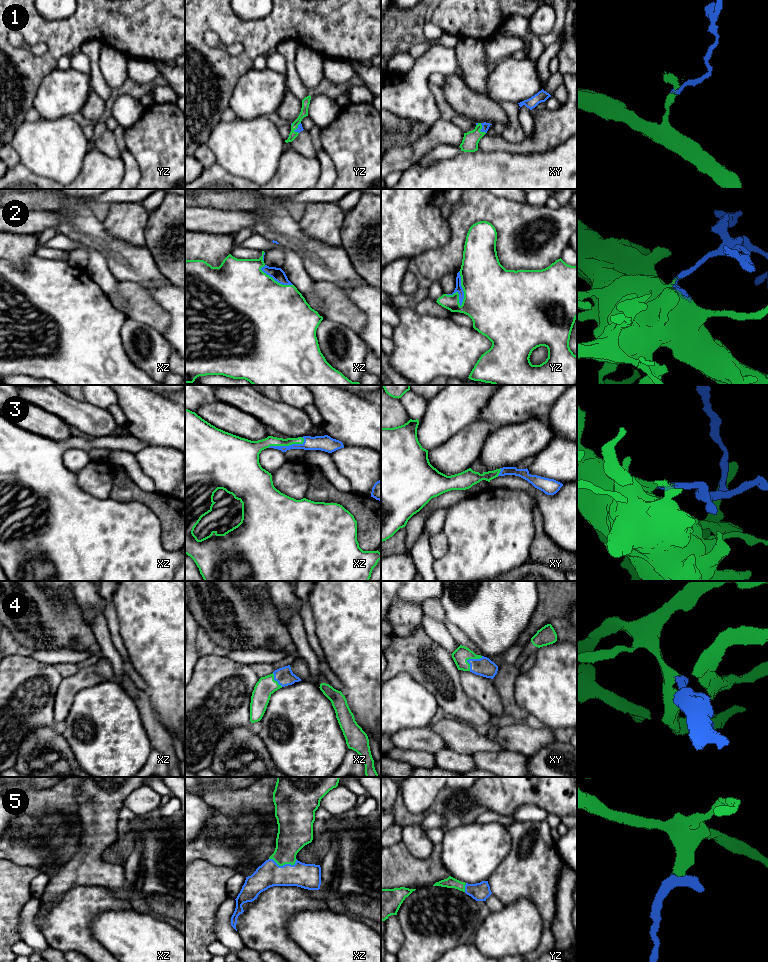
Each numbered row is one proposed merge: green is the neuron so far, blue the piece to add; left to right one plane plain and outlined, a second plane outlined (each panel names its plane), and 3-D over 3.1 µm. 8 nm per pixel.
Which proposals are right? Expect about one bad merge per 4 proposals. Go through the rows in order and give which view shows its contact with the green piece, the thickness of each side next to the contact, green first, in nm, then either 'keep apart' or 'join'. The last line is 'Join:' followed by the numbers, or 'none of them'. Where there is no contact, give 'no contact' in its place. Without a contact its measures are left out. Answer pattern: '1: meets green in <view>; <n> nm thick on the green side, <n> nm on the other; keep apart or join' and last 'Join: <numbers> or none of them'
1: meets green in xy; 130 nm thick on the green side, 60 nm on the other; join
2: meets green in yz; 480 nm thick on the green side, 60 nm on the other; join
3: meets green in xz; 100 nm thick on the green side, 110 nm on the other; join
4: meets green in xy; 130 nm thick on the green side, 150 nm on the other; join
5: meets green in xz; 240 nm thick on the green side, 200 nm on the other; join
Join: 1, 2, 3, 4, 5

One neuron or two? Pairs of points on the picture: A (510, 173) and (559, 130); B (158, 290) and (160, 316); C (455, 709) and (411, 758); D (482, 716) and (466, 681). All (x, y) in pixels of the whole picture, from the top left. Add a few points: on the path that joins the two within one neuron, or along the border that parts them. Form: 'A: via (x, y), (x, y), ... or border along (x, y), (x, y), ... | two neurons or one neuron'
A: border along (555, 146), (543, 152), (510, 153) | two neurons
B: border along (143, 288), (169, 314), (170, 325), (168, 327) | two neurons
C: border along (448, 715), (471, 724) | two neurons
D: border along (461, 681), (463, 690), (492, 715) | two neurons

